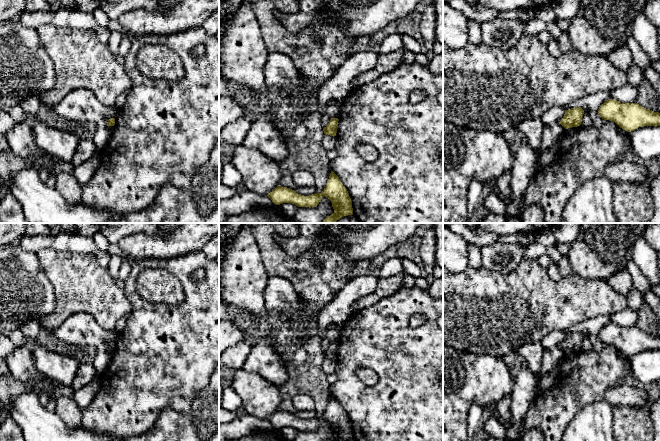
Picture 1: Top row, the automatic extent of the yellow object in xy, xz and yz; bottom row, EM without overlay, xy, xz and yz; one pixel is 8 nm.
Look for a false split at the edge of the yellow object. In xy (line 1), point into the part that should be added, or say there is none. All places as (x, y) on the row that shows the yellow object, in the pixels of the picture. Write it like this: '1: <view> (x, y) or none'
1: none

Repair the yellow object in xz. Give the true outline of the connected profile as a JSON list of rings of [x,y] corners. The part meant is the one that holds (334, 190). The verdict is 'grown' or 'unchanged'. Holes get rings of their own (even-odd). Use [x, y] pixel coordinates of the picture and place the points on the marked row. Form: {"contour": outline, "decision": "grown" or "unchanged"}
{"contour": [[[331,171],[327,184],[321,193],[304,196],[287,187],[277,186],[267,195],[275,205],[292,203],[298,207],[316,207],[322,197],[328,198],[334,213],[327,216],[322,223],[336,223],[343,216],[353,215],[352,201],[339,177]]], "decision": "unchanged"}

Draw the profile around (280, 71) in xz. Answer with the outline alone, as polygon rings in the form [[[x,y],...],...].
[[[279,52],[269,53],[264,74],[265,86],[270,90],[280,89],[301,108],[301,116],[317,112],[323,128],[328,125],[331,117],[326,108],[323,111],[320,109],[316,92],[305,87],[301,74],[288,55]]]

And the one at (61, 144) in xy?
[[[31,120],[30,124],[39,148],[64,162],[71,161],[81,140],[77,134],[46,126],[36,120]]]

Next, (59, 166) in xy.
[[[51,156],[51,158],[54,162],[54,166],[49,175],[56,176],[60,172],[70,172],[72,170],[72,168],[74,167],[73,164],[71,163],[71,161],[64,162],[54,156]]]

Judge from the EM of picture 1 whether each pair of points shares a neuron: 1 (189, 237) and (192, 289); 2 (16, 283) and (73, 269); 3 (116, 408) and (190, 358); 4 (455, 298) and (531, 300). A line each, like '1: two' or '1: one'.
1: two
2: two
3: one
4: one

